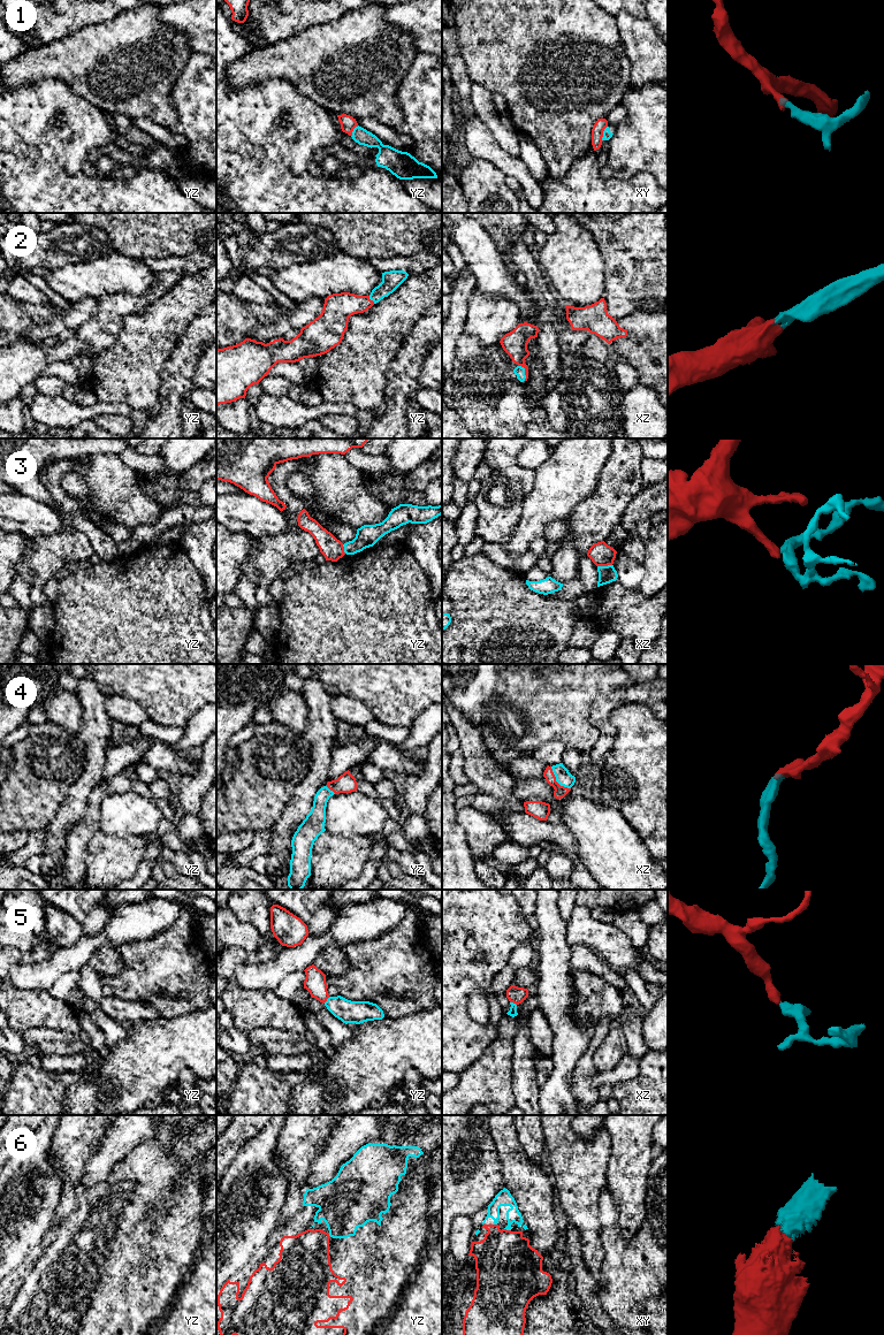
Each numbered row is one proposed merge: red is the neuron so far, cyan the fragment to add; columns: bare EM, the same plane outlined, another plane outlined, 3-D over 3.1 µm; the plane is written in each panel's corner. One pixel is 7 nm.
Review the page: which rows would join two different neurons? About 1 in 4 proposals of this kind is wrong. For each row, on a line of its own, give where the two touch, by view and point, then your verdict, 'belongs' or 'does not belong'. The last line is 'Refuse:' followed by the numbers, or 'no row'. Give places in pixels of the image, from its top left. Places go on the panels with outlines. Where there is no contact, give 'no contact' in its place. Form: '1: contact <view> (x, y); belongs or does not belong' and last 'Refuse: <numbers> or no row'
1: contact xy (602, 134); does not belong
2: contact xz (525, 372); belongs
3: contact xz (604, 565); does not belong
4: contact xz (555, 780); belongs
5: contact yz (326, 1000); belongs
6: contact xy (508, 1230); belongs
Refuse: 1, 3

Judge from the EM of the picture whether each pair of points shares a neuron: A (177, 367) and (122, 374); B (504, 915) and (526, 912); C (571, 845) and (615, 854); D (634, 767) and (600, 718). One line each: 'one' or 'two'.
A: two
B: two
C: two
D: two

